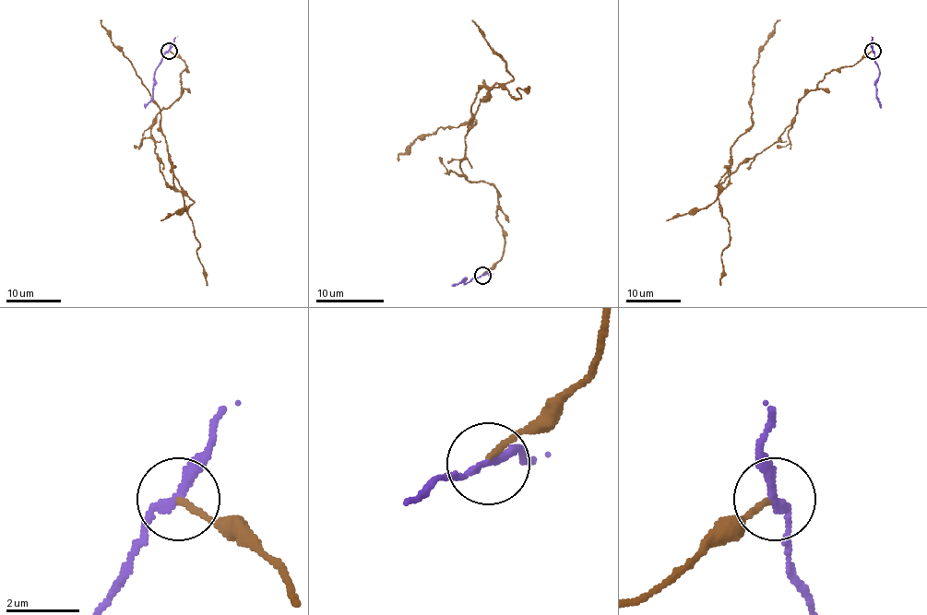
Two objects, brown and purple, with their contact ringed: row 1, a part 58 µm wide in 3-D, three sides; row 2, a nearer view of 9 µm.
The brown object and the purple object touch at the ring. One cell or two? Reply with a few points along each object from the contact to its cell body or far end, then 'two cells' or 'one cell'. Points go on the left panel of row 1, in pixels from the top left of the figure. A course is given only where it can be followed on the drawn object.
brown via (169, 51), (186, 65), (181, 95), (157, 115), (151, 138), (160, 171), (174, 187), (160, 110), (101, 19) | purple via (169, 51), (155, 70), (152, 99), (145, 108) | two cells

